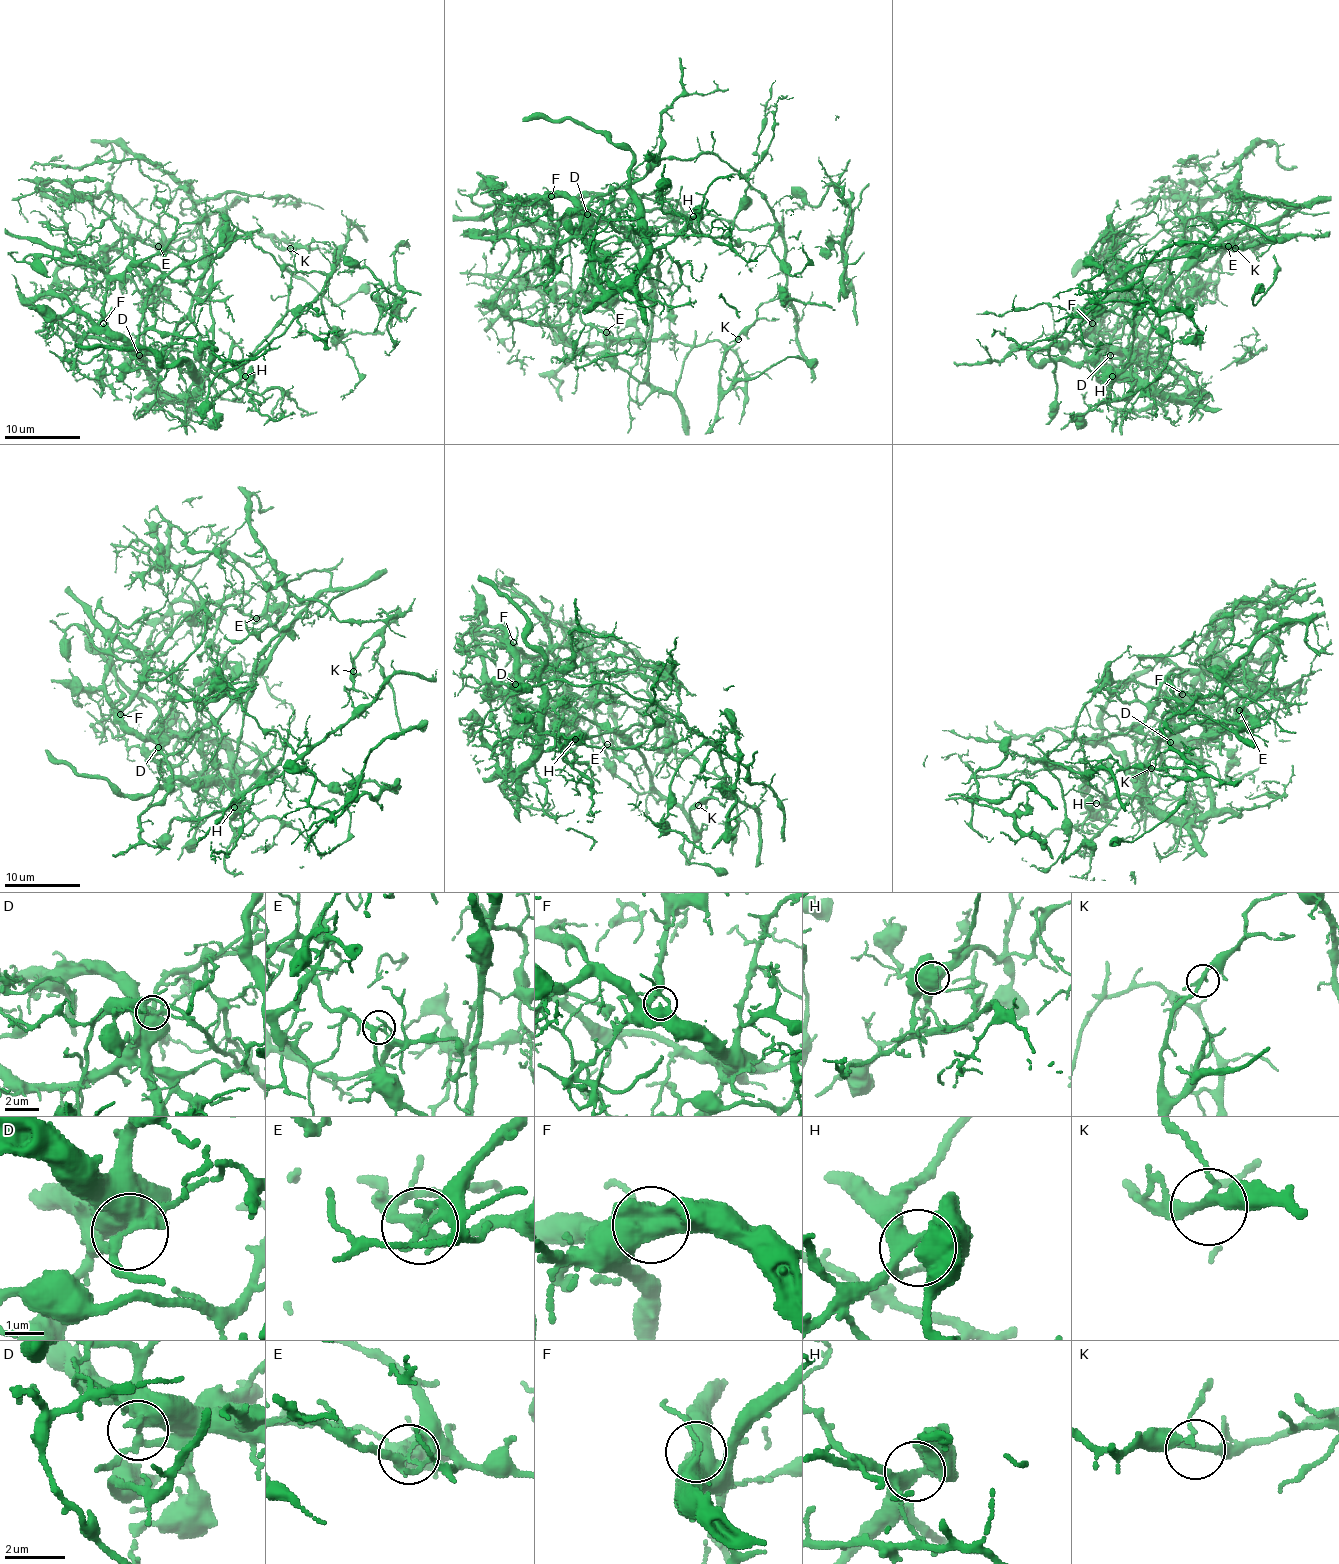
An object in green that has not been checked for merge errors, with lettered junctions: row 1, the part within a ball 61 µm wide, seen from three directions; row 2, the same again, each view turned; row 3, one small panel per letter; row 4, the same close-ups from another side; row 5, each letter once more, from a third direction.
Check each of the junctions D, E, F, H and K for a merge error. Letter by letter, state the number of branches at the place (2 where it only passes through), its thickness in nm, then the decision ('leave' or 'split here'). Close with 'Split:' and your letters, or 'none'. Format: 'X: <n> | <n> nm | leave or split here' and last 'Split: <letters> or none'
D: 3 | 360 nm | split here
E: 3 | 240 nm | split here
F: 2 | 480 nm | leave
H: 4 | 360 nm | leave
K: 3 | 200 nm | leave
Split: D, E

